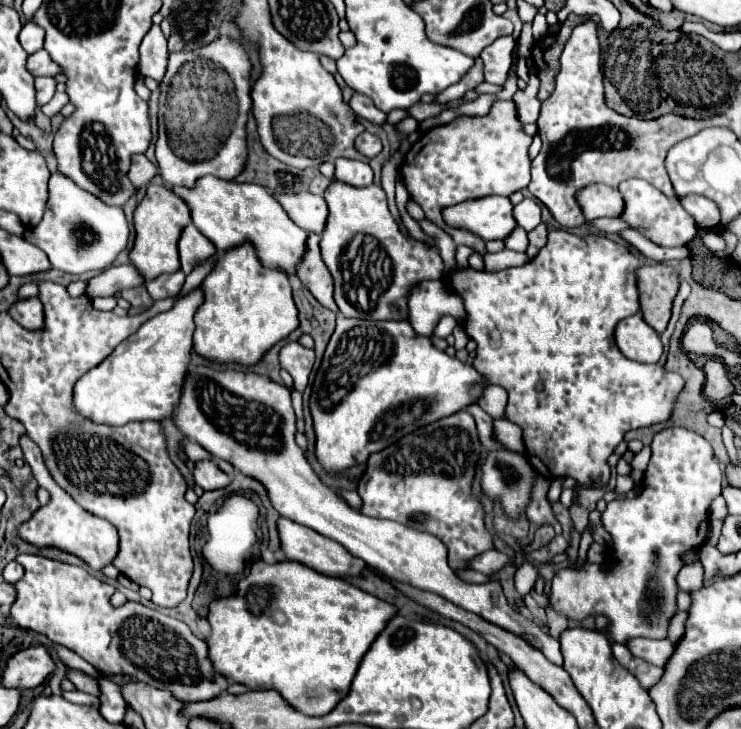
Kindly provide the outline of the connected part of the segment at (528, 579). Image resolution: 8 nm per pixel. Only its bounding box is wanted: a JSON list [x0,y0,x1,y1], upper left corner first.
[515,563,537,597]

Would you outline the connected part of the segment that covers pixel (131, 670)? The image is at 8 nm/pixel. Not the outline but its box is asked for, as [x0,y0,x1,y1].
[11,555,227,701]

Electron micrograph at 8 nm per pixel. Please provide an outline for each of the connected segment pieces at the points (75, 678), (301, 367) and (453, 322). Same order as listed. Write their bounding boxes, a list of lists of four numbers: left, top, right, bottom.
[[67,667,101,697],[279,341,315,391],[433,315,457,339]]

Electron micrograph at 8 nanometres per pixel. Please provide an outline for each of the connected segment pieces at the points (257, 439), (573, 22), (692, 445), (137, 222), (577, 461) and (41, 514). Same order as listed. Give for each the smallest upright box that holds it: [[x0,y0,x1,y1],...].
[[171,363,563,665],[531,15,579,101],[549,427,721,643],[129,185,191,281],[443,229,683,489],[17,437,119,571]]

